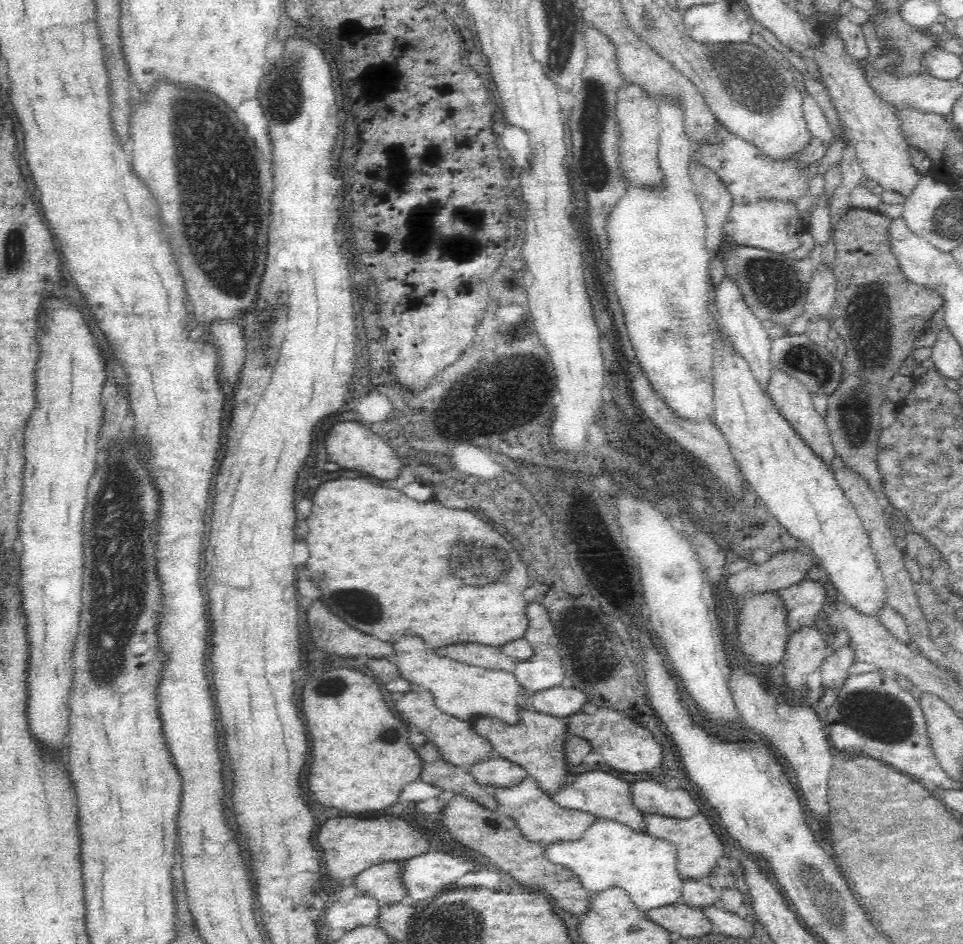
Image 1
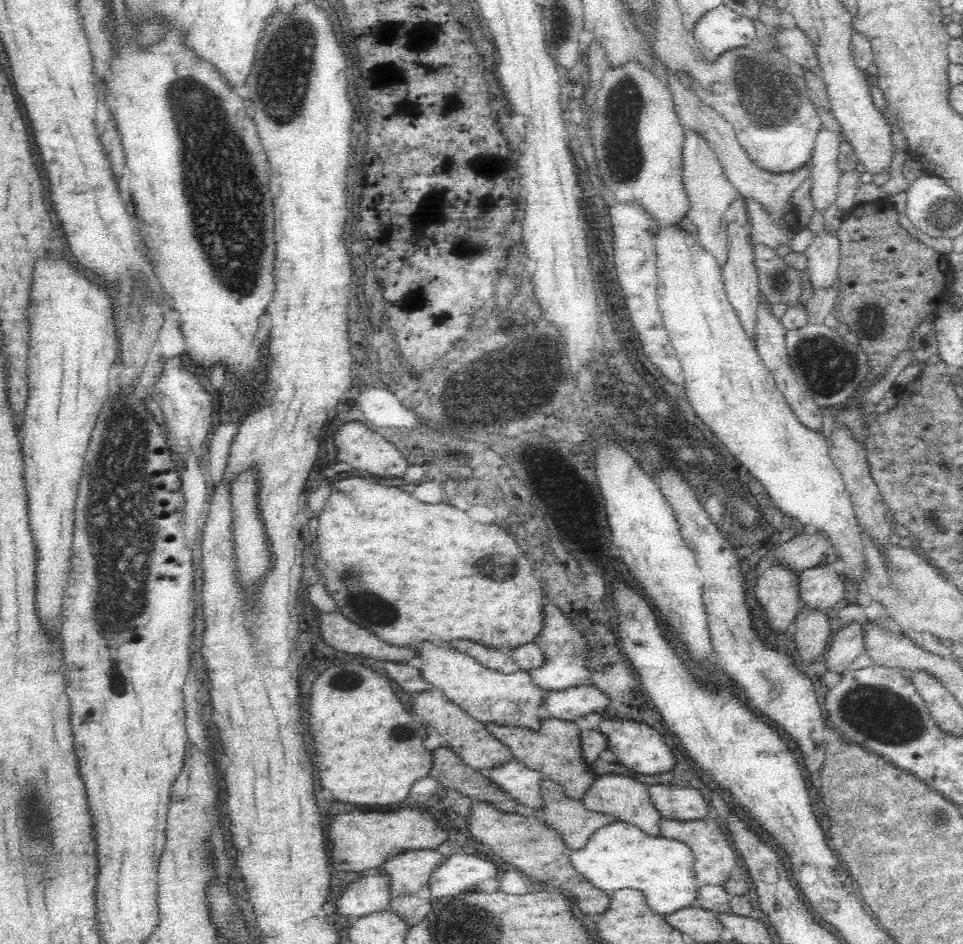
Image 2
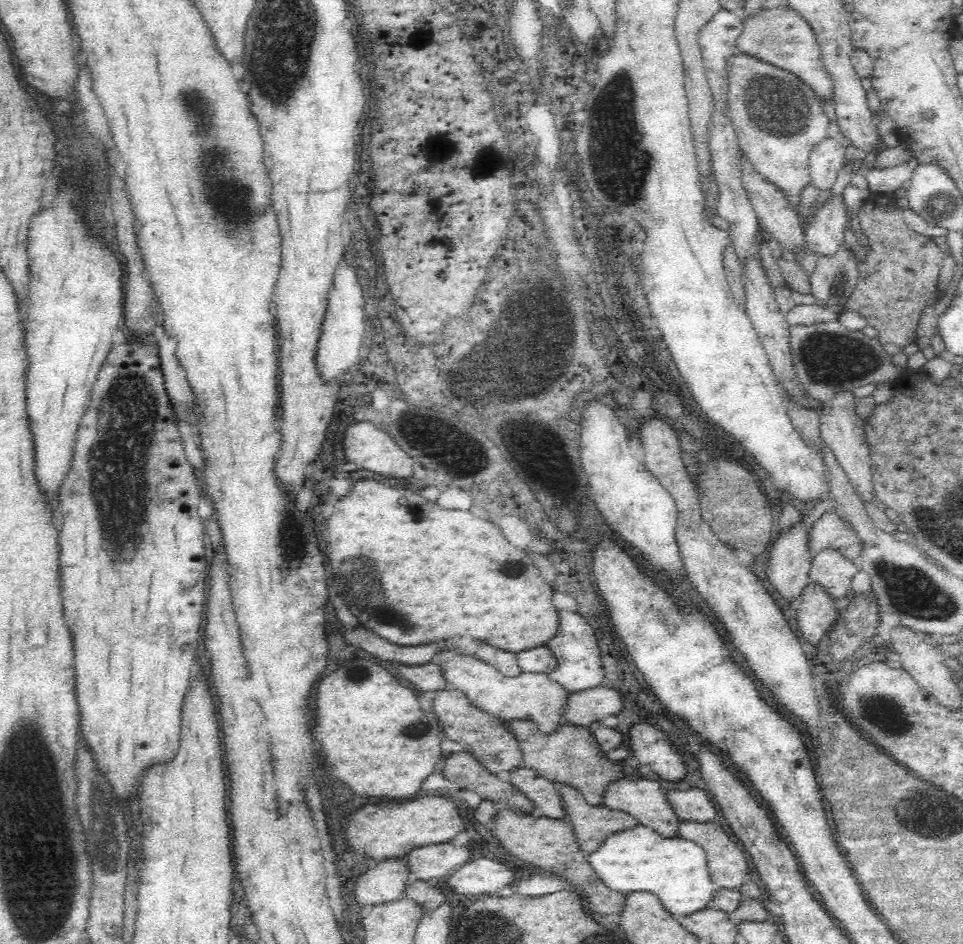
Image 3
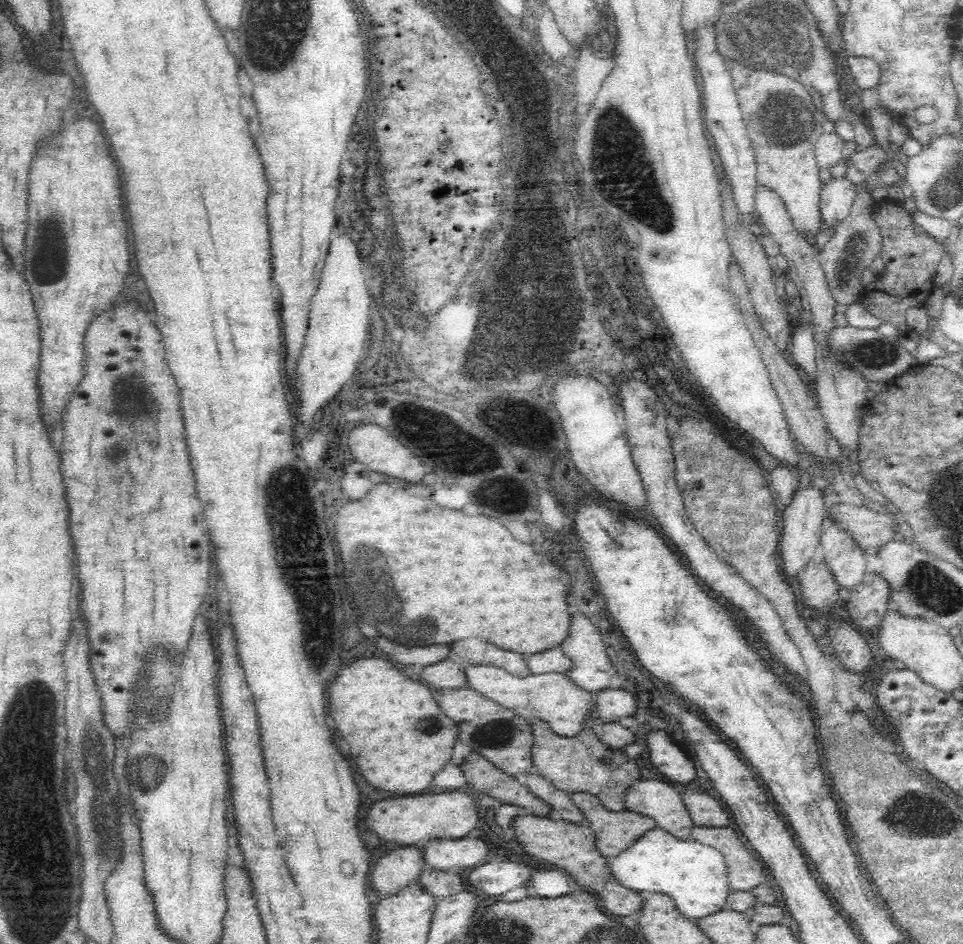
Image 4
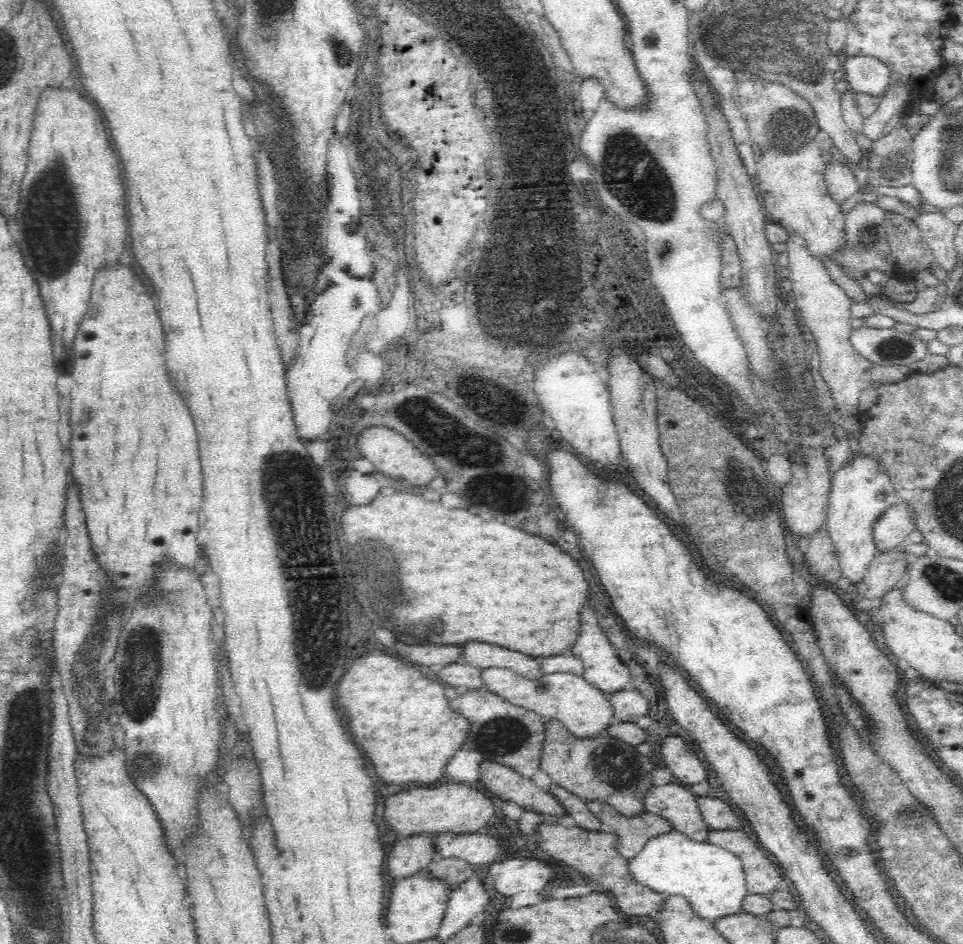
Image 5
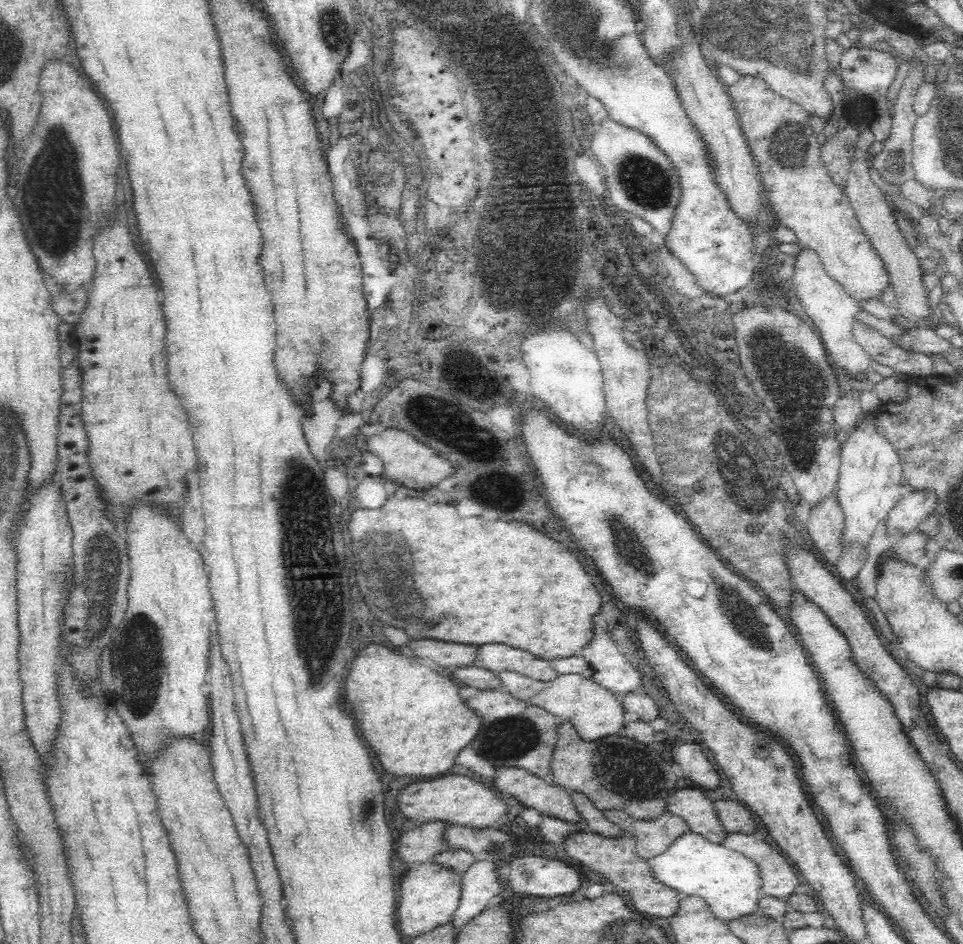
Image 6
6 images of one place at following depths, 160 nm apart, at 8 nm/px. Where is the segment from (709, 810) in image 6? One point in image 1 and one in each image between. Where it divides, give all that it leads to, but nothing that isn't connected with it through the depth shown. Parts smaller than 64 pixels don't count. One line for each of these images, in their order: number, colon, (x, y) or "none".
1: (600, 793)
2: (626, 798)
3: (644, 799)
4: (650, 797)
5: (671, 800)

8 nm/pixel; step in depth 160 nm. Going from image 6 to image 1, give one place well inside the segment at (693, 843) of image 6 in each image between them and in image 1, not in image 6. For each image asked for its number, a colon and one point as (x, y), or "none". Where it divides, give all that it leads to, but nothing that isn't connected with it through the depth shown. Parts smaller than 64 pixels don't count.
1: (610, 854)
2: (620, 855)
3: (677, 870)
4: (695, 875)
5: (712, 878)

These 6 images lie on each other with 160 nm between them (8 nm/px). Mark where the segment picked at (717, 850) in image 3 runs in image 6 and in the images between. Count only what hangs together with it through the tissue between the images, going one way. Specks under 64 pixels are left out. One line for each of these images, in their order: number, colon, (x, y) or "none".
4: (745, 871)
5: (763, 876)
6: (781, 878)

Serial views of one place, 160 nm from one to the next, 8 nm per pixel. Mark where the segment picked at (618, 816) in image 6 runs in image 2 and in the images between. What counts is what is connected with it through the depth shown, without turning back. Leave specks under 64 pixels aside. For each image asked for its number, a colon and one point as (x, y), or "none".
2: (577, 823)
3: (593, 824)
4: (616, 831)
5: (634, 832)

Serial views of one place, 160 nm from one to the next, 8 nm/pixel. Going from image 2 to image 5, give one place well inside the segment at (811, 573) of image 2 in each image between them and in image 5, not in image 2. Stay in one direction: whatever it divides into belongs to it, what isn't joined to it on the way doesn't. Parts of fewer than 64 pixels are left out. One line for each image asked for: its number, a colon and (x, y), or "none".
3: (831, 568)
4: (847, 559)
5: (861, 491)

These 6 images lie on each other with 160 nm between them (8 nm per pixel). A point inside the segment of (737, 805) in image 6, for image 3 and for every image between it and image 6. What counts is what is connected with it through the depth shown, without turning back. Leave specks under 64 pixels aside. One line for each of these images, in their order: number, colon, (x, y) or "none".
3: (694, 805)
4: (704, 810)
5: (719, 815)

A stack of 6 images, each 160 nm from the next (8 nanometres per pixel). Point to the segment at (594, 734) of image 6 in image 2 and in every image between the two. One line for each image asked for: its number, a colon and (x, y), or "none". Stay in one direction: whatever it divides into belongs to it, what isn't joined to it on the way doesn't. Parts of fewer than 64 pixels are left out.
2: (513, 700)
3: (529, 696)
4: (554, 697)
5: (586, 711)

